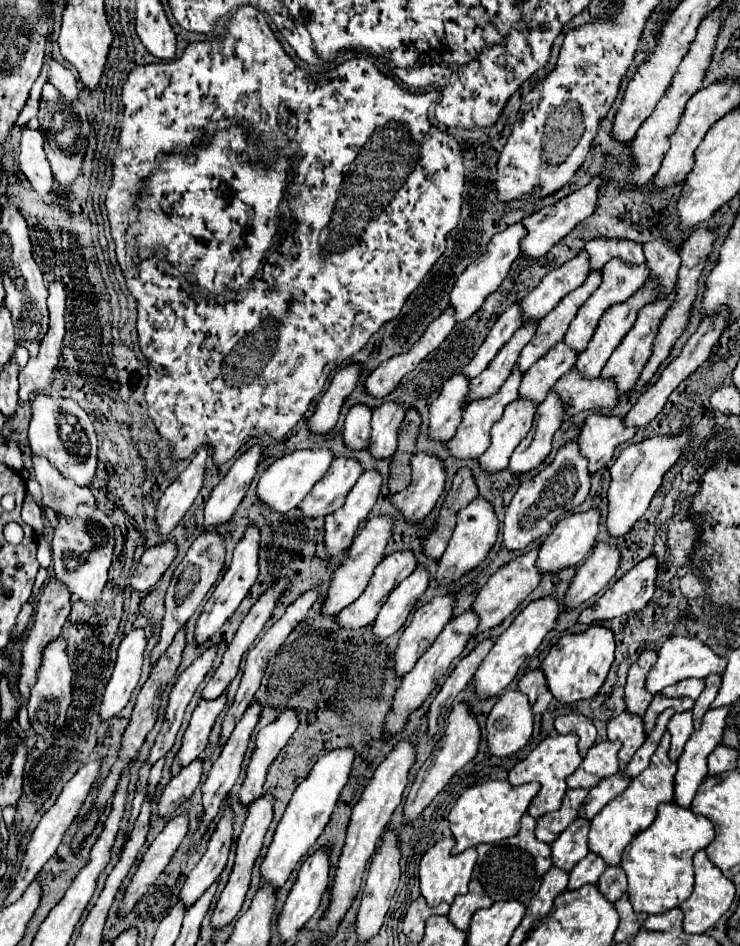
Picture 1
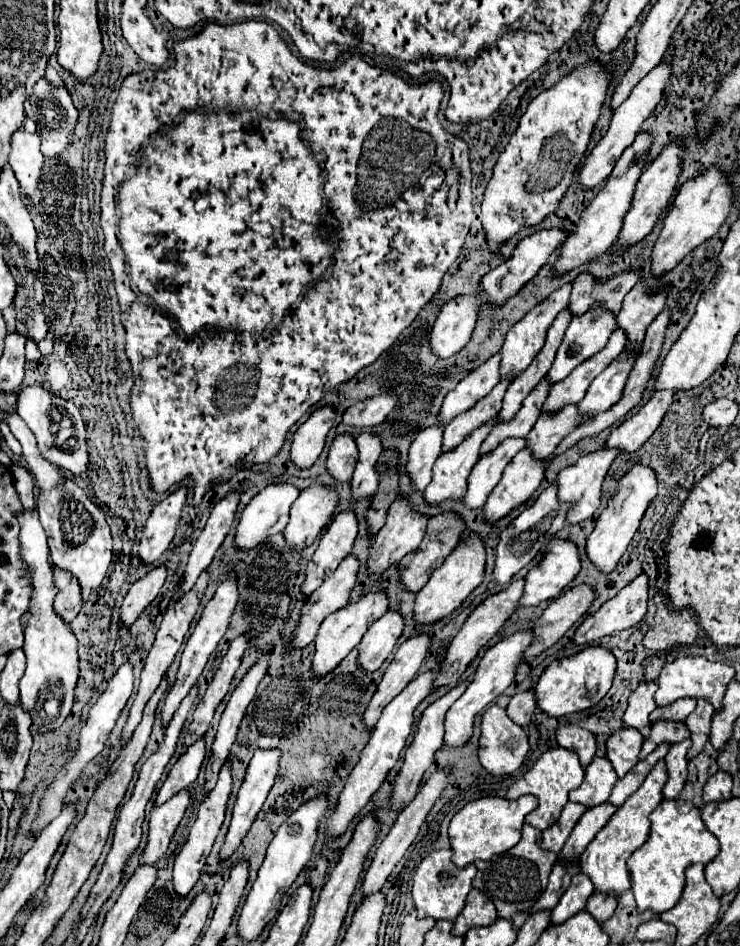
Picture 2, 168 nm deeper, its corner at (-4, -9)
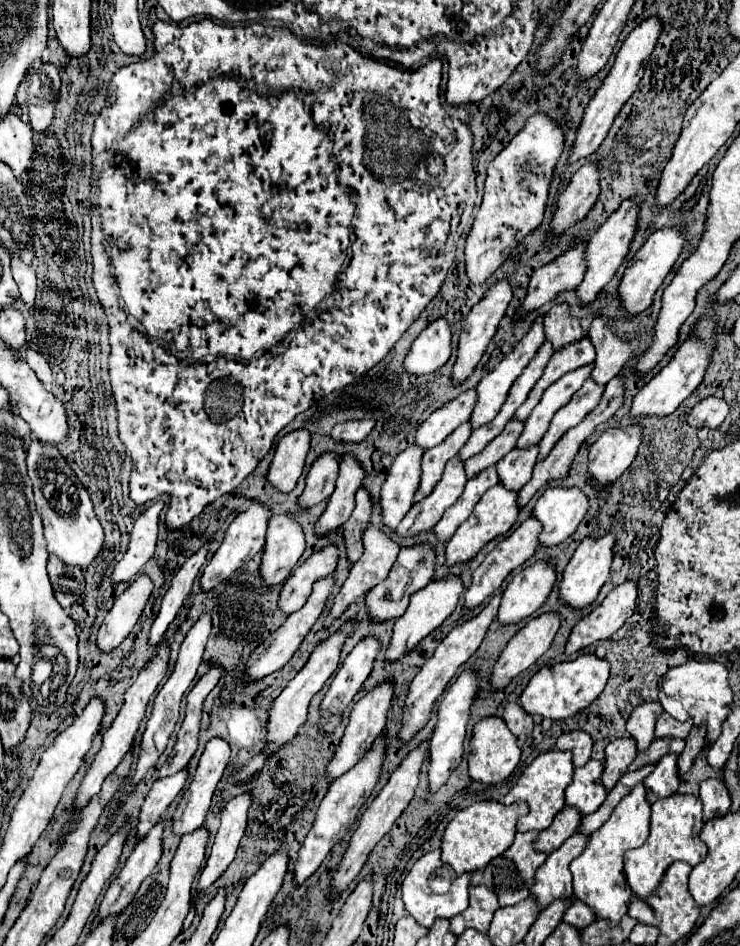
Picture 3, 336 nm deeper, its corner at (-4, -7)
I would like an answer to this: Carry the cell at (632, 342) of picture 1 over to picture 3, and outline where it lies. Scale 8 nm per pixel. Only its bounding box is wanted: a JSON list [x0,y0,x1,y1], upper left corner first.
[538,379,604,461]

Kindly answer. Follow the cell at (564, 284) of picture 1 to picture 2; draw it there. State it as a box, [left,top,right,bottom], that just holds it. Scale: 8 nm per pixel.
[500,283,572,377]

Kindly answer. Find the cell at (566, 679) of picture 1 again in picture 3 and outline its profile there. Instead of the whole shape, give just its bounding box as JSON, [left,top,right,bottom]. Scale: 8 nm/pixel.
[520,655,610,721]

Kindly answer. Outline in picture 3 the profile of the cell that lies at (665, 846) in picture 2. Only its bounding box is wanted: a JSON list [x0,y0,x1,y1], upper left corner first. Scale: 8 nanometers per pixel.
[626,793,706,897]

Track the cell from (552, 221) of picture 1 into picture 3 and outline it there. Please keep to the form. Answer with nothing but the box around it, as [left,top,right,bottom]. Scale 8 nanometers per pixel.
[450,279,512,385]

